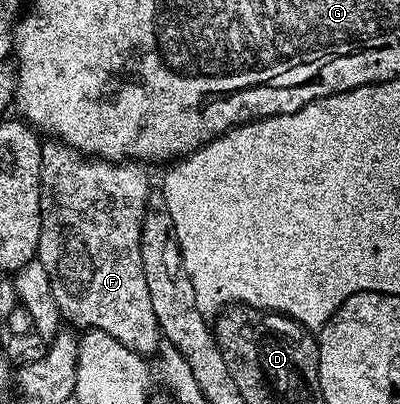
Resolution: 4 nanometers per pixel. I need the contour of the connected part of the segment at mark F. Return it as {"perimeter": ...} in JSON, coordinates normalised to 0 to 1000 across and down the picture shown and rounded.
{"perimeter":[[[143,344],[118,347],[105,361],[105,550],[90,644],[110,651],[110,671],[130,691],[130,740],[140,740],[158,797],[175,802],[178,795],[195,819],[248,814],[288,834],[330,874],[375,879],[400,847],[400,827],[350,626],[355,545],[380,475],[380,460],[365,450],[365,418],[355,403],[260,399],[253,389],[198,379]]]}

